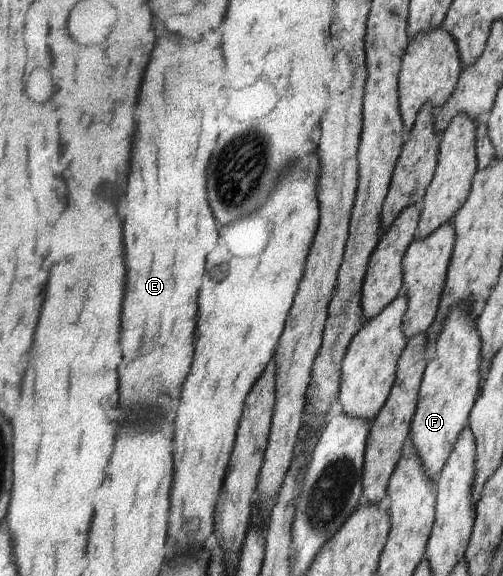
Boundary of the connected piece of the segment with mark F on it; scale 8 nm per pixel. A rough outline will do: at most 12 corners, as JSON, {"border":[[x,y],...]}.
{"border":[[447,312],[409,426],[433,482],[478,397],[479,334]]}

